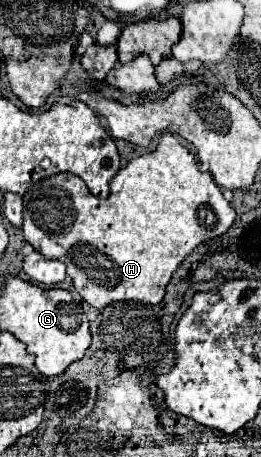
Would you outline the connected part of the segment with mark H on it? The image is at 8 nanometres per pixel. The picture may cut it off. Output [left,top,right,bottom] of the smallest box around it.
[22,134,236,308]

